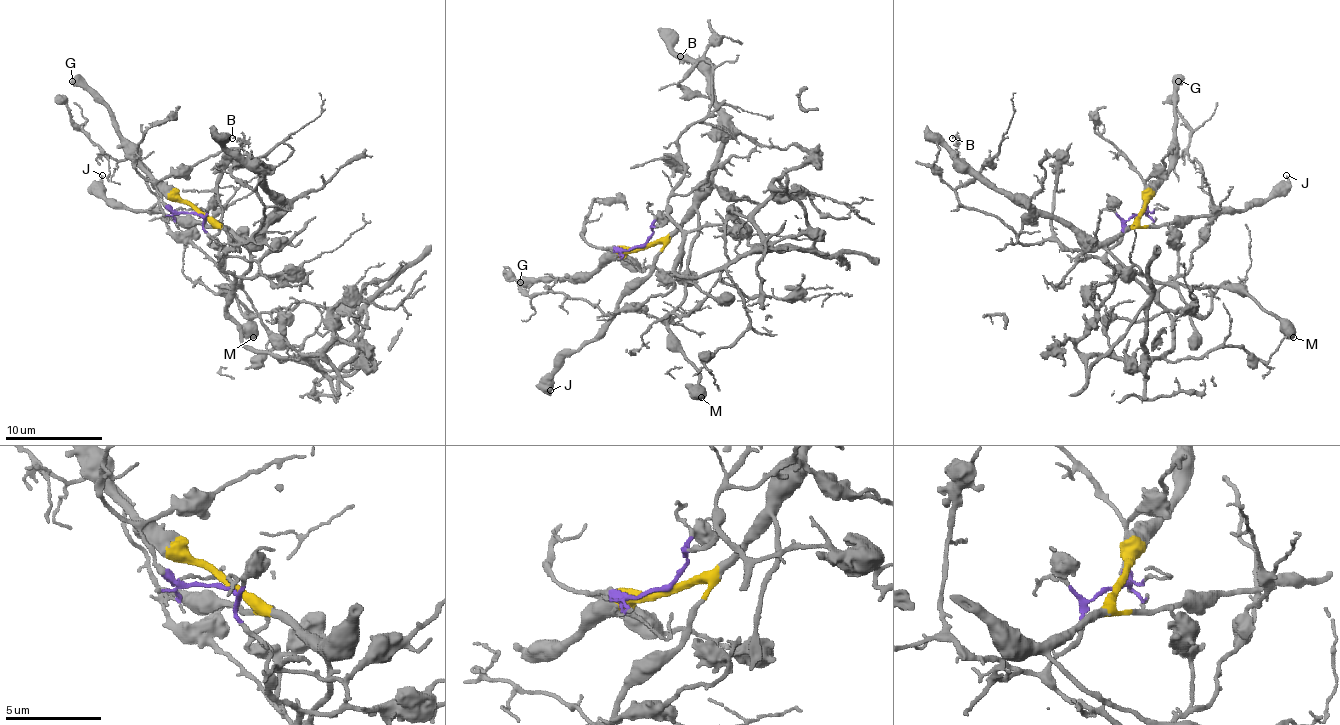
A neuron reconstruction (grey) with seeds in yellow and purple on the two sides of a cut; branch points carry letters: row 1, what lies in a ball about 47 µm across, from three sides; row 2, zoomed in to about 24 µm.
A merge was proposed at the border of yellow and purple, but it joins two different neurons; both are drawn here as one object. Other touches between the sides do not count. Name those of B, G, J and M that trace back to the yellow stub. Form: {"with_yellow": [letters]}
{"with_yellow": ["B", "G", "J", "M"]}

